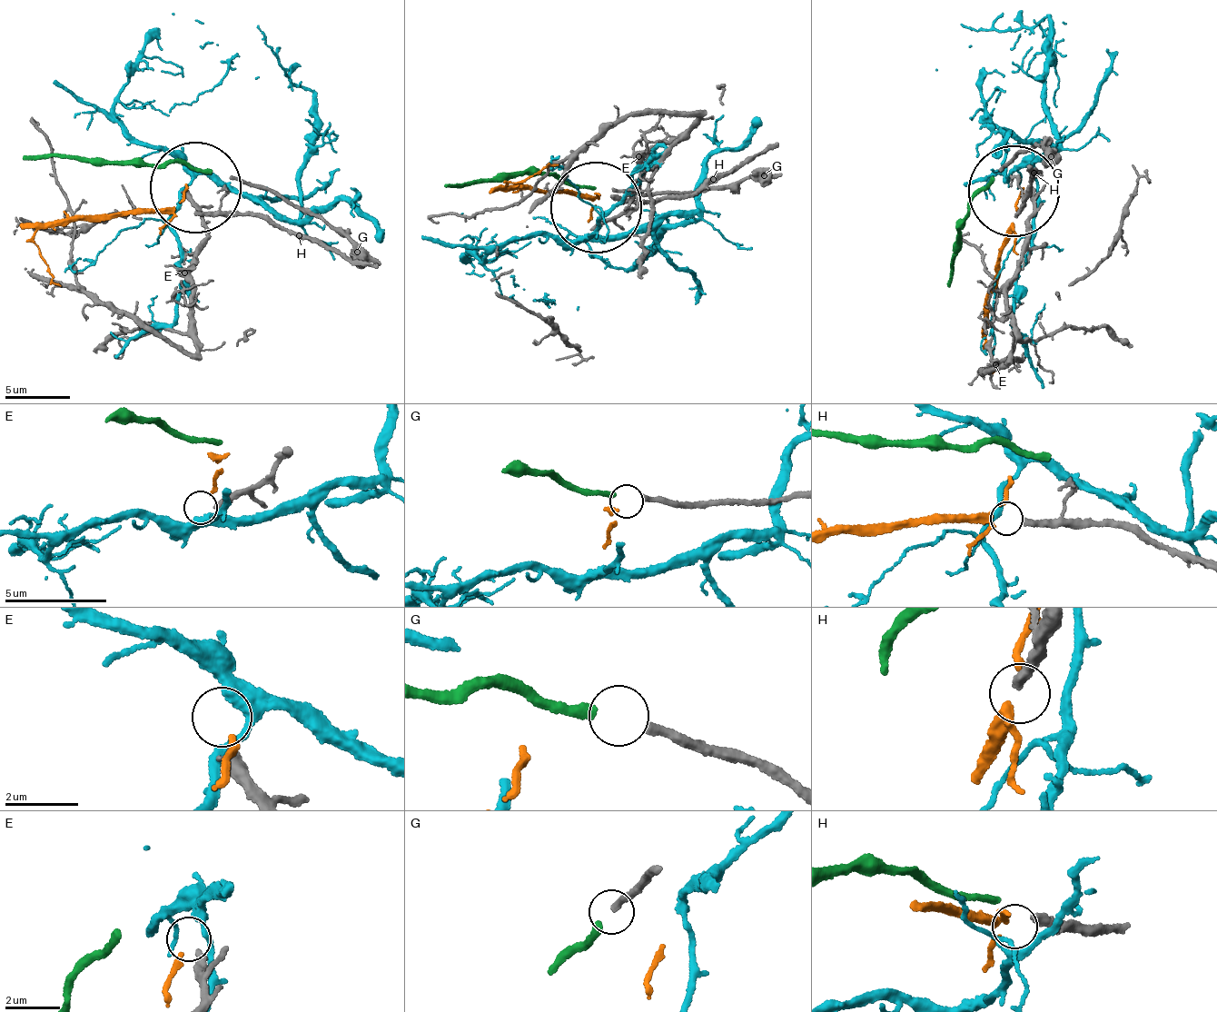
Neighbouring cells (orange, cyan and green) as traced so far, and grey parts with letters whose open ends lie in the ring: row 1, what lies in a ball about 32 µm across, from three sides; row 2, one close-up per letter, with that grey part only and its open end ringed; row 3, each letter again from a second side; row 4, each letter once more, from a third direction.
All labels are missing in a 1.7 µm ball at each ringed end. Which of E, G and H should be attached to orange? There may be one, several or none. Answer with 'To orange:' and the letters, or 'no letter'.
To orange: H

